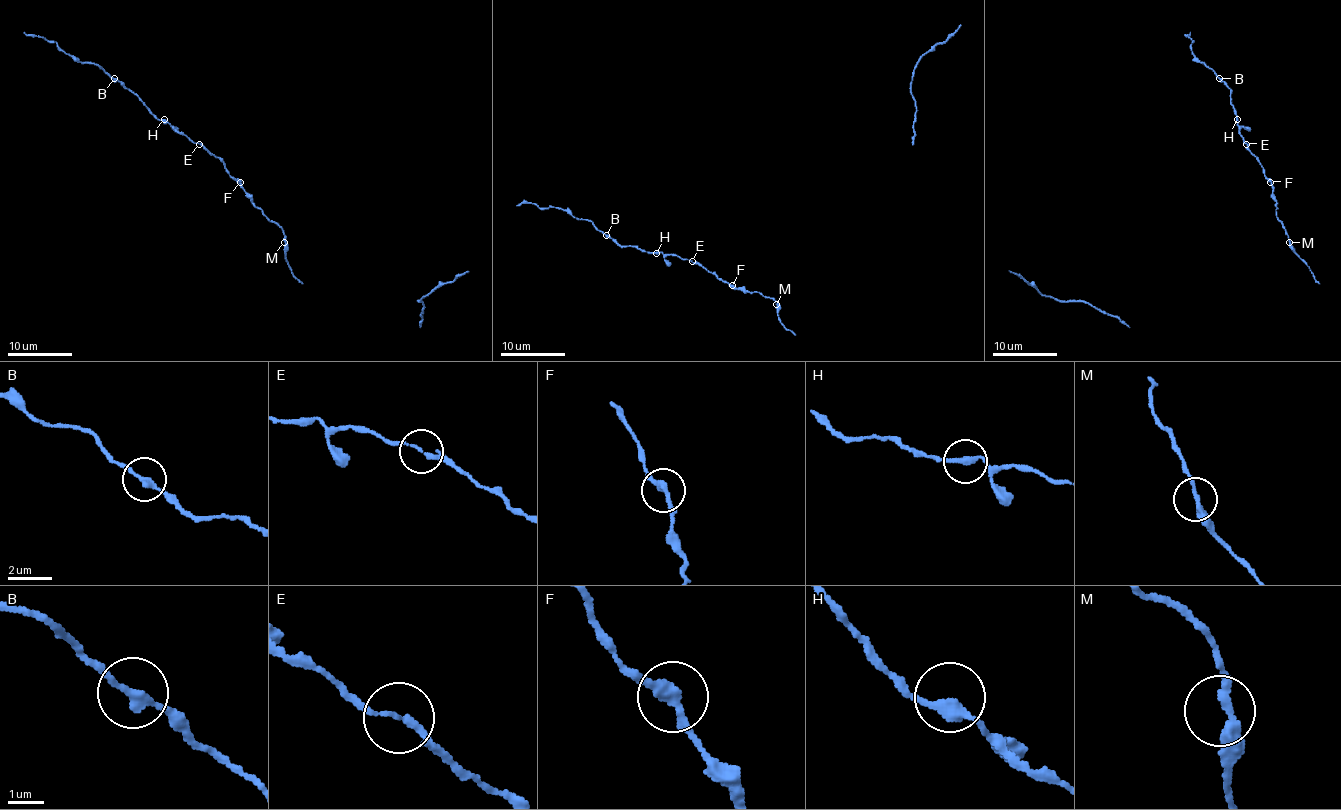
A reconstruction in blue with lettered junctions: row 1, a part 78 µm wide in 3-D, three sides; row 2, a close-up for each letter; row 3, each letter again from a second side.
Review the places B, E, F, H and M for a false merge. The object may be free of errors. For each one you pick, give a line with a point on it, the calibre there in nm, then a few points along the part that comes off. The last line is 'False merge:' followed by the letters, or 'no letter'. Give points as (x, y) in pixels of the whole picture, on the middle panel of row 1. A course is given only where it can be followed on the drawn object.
False merge: no letter

